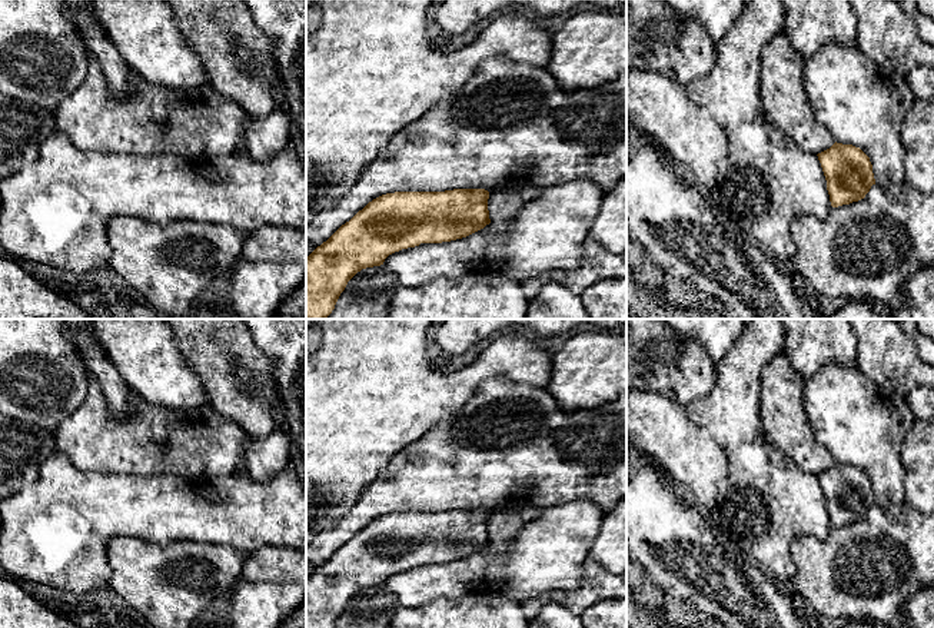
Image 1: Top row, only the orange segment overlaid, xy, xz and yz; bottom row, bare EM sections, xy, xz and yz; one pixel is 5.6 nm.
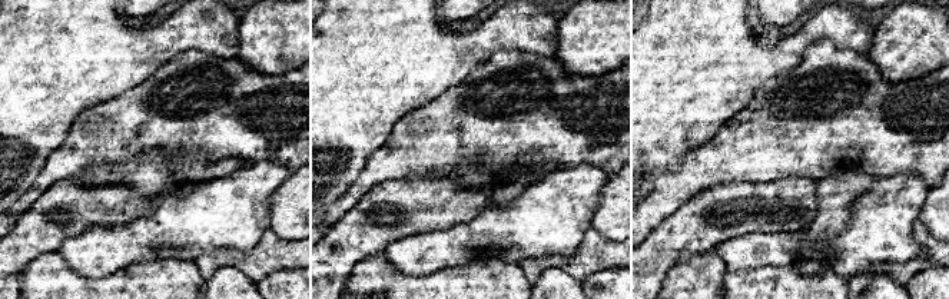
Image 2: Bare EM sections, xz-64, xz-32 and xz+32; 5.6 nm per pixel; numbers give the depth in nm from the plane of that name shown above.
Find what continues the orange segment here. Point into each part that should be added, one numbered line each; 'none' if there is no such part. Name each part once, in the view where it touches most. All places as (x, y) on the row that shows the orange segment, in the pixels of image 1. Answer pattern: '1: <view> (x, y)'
none

